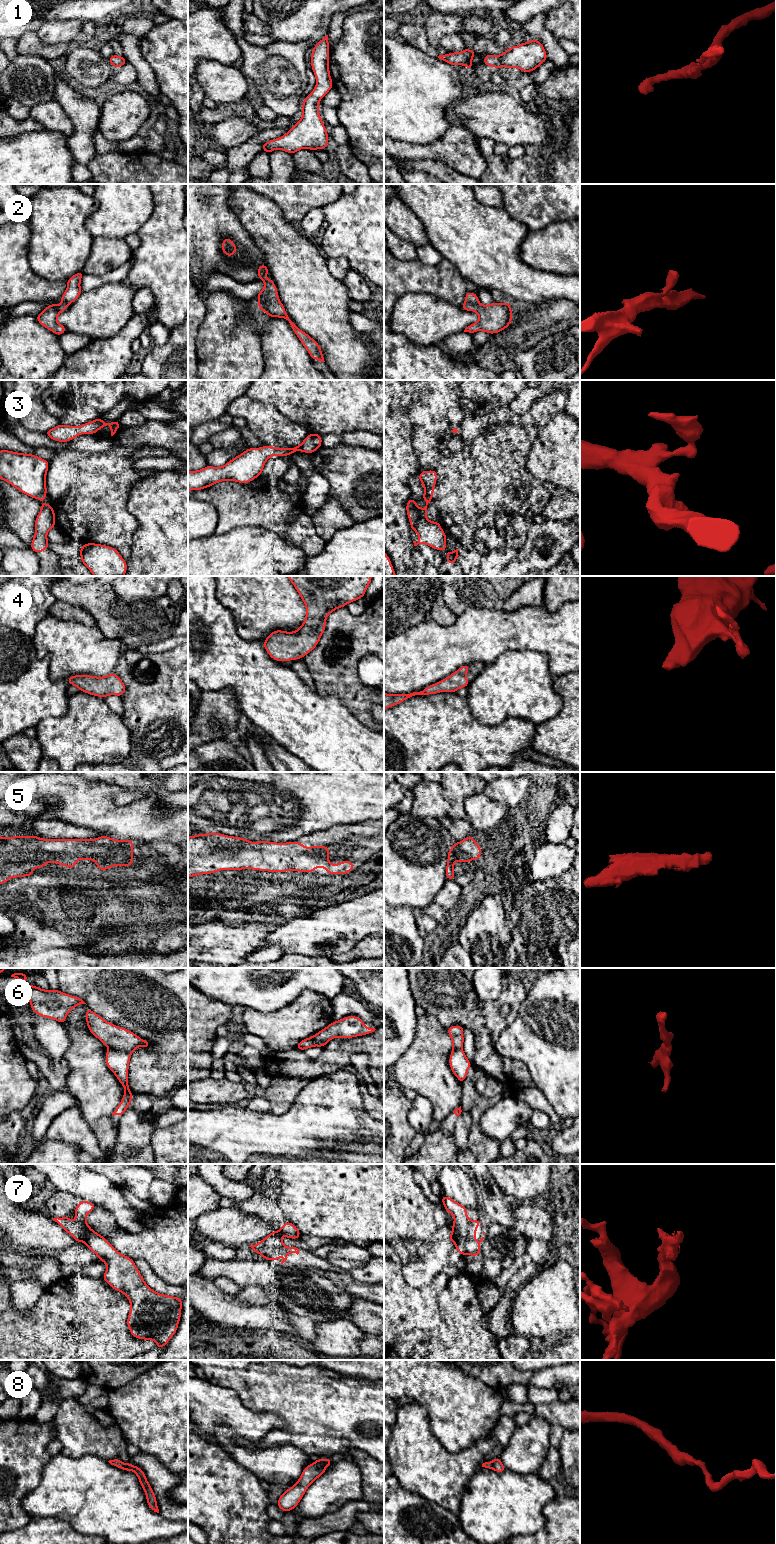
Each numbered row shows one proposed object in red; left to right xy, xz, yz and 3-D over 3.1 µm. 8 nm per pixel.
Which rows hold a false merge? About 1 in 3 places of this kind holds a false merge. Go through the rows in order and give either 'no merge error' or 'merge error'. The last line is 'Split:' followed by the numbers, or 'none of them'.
1: no merge error
2: merge error
3: no merge error
4: no merge error
5: no merge error
6: merge error
7: merge error
8: no merge error
Split: 2, 6, 7

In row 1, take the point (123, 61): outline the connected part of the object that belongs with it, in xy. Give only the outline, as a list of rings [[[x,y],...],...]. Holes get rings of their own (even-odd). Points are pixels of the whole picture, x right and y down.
[[[113,54],[109,59],[109,63],[114,67],[118,68],[123,66],[124,64],[128,63],[128,61],[123,56],[117,56]]]

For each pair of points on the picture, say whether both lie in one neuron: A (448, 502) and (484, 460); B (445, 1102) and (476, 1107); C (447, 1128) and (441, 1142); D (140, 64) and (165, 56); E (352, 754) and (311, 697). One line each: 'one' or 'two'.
A: one
B: two
C: two
D: two
E: one

